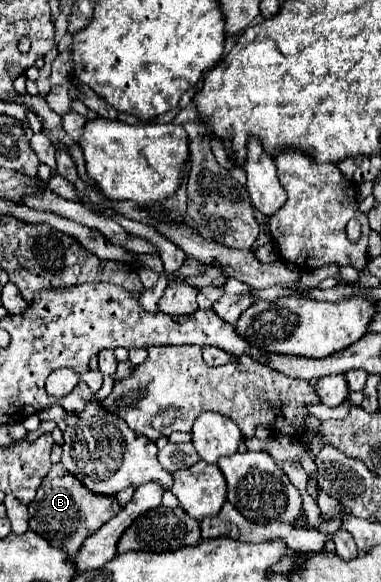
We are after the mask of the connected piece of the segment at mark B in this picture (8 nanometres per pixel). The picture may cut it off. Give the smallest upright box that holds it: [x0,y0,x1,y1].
[28,466,122,560]

